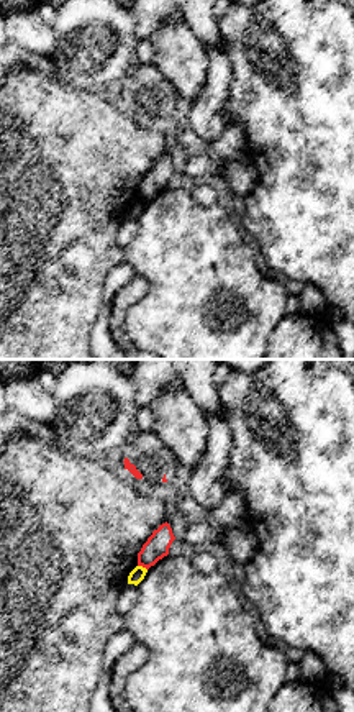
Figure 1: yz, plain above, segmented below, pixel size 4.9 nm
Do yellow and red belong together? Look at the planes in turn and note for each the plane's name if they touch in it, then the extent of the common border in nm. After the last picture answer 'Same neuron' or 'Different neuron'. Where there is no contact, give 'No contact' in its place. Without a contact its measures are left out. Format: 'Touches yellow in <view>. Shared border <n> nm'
Touches yellow in yz. Shared border 50 nm

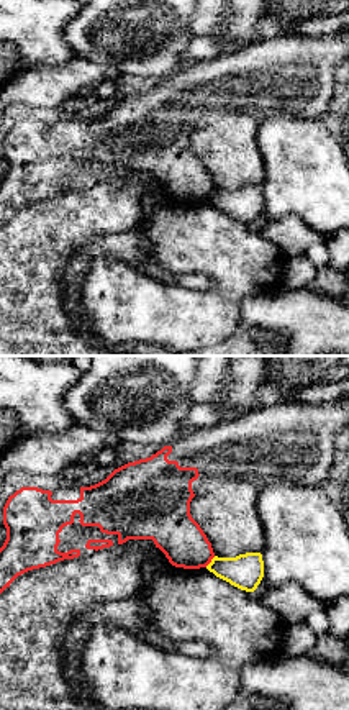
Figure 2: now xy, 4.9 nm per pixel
Touches yellow in xy. Shared border 80 nm

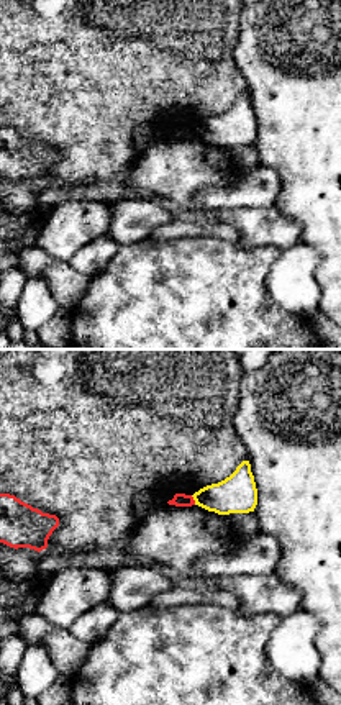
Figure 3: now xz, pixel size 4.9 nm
Touches yellow in xz. Shared border 50 nm

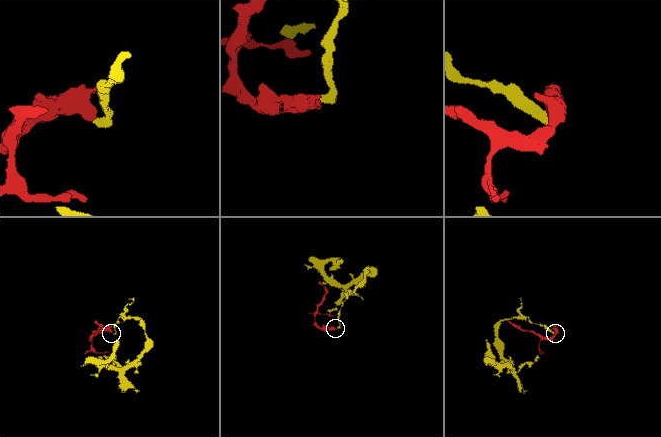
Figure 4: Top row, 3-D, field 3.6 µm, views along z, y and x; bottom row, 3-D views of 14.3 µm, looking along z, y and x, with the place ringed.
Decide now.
Different neuron

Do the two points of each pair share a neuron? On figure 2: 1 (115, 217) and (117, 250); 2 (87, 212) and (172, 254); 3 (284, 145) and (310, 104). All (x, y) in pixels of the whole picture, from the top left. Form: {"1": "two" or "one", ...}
{"1": "two", "2": "two", "3": "two"}

